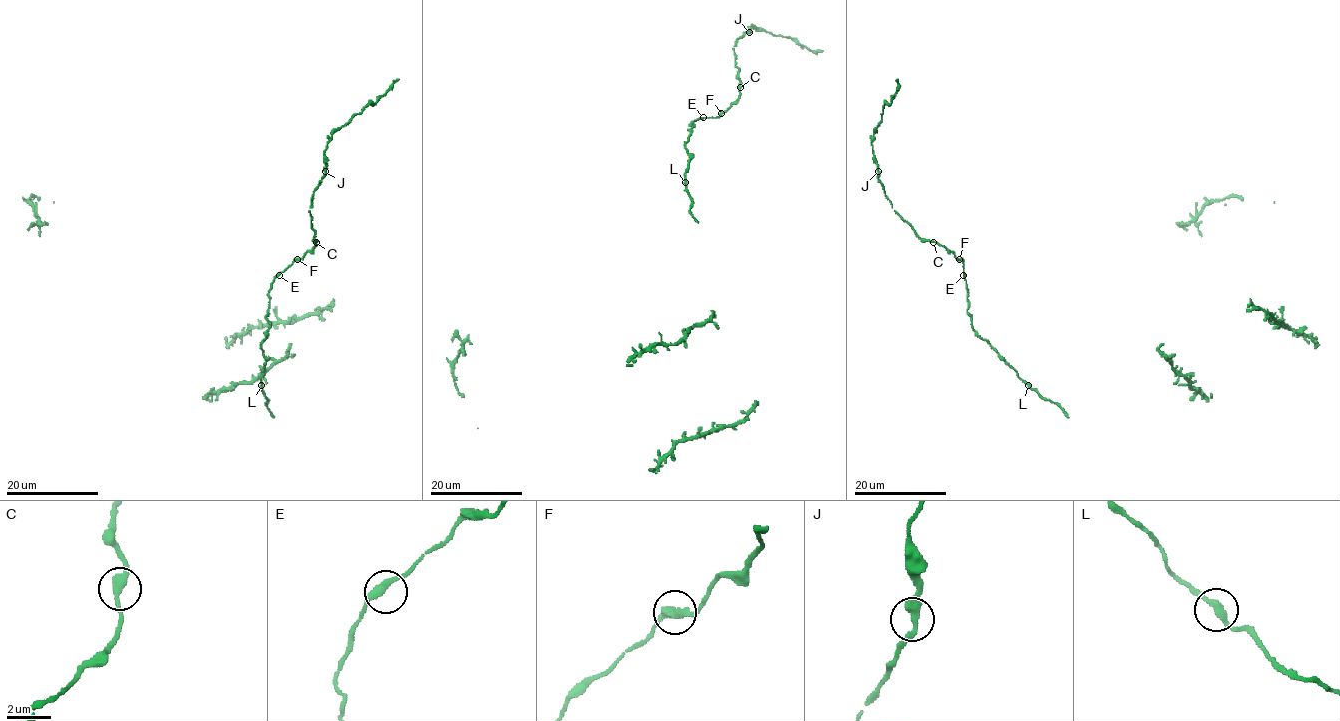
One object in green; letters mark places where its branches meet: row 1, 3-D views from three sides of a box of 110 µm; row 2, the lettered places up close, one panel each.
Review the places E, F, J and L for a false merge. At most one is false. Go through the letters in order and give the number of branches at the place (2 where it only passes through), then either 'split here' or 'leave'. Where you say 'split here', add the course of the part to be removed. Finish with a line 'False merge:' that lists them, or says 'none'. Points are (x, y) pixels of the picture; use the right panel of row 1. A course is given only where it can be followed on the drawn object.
E: 2 | leave
F: 2 | leave
J: 2 | leave
L: 2 | leave
False merge: none

